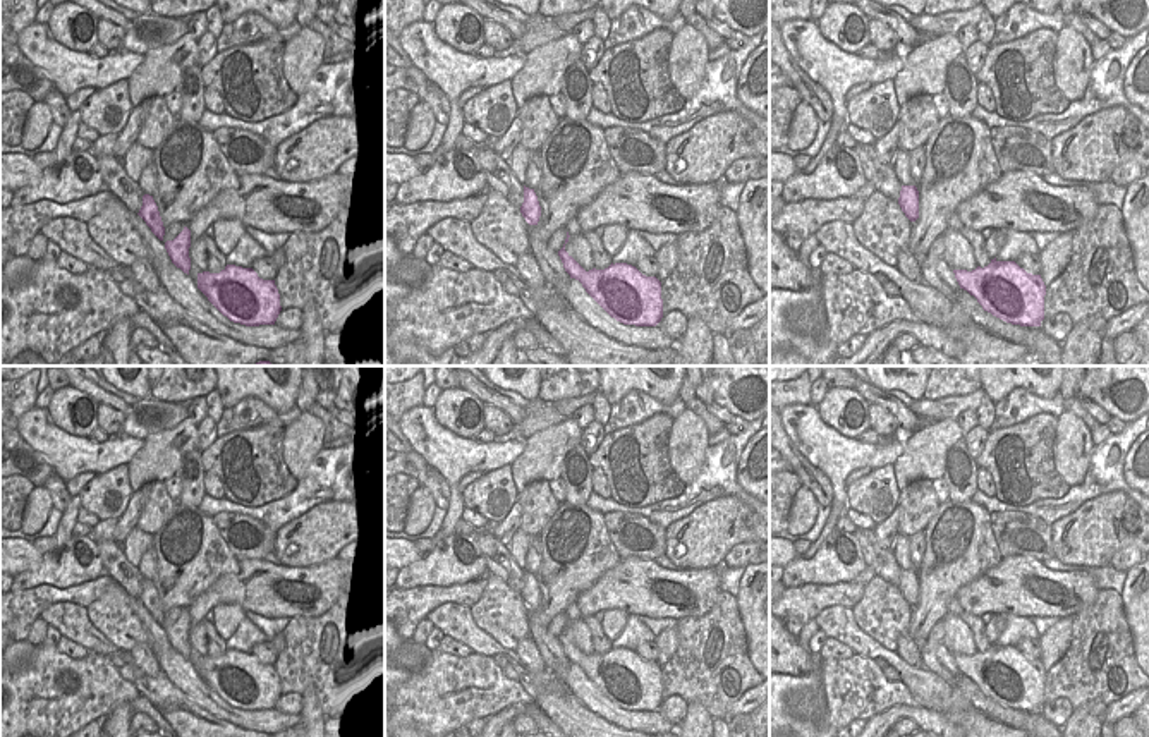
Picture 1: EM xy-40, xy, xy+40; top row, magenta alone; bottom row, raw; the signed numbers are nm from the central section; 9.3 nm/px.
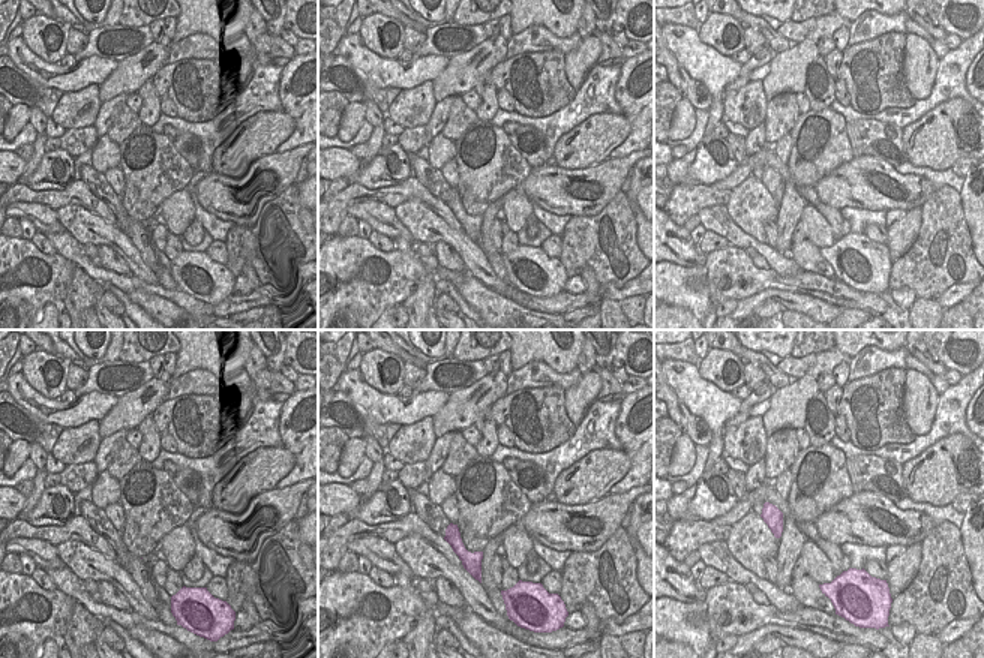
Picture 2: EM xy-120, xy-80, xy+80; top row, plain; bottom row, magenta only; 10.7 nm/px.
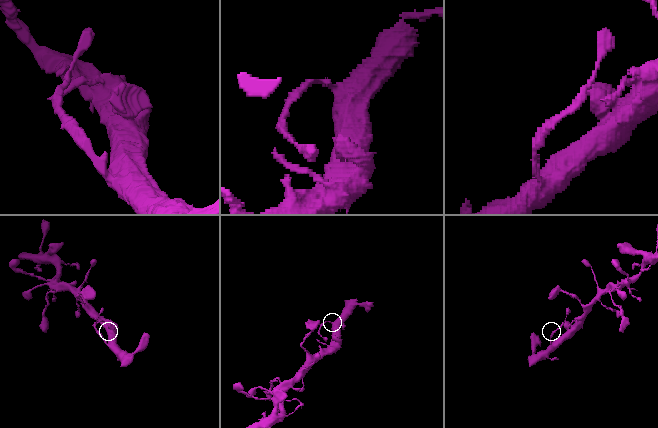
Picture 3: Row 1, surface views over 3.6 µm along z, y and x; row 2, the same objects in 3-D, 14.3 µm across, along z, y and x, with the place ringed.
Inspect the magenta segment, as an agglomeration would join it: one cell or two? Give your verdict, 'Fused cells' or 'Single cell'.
Fused cells

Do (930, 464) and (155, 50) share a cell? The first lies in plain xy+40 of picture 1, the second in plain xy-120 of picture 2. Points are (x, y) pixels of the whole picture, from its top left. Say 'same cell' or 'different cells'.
same cell

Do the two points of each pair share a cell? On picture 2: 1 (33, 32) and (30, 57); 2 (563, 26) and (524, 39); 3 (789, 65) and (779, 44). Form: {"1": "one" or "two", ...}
{"1": "two", "2": "two", "3": "two"}

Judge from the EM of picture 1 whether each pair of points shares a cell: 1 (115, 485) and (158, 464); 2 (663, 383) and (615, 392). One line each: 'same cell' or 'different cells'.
1: different cells
2: same cell

